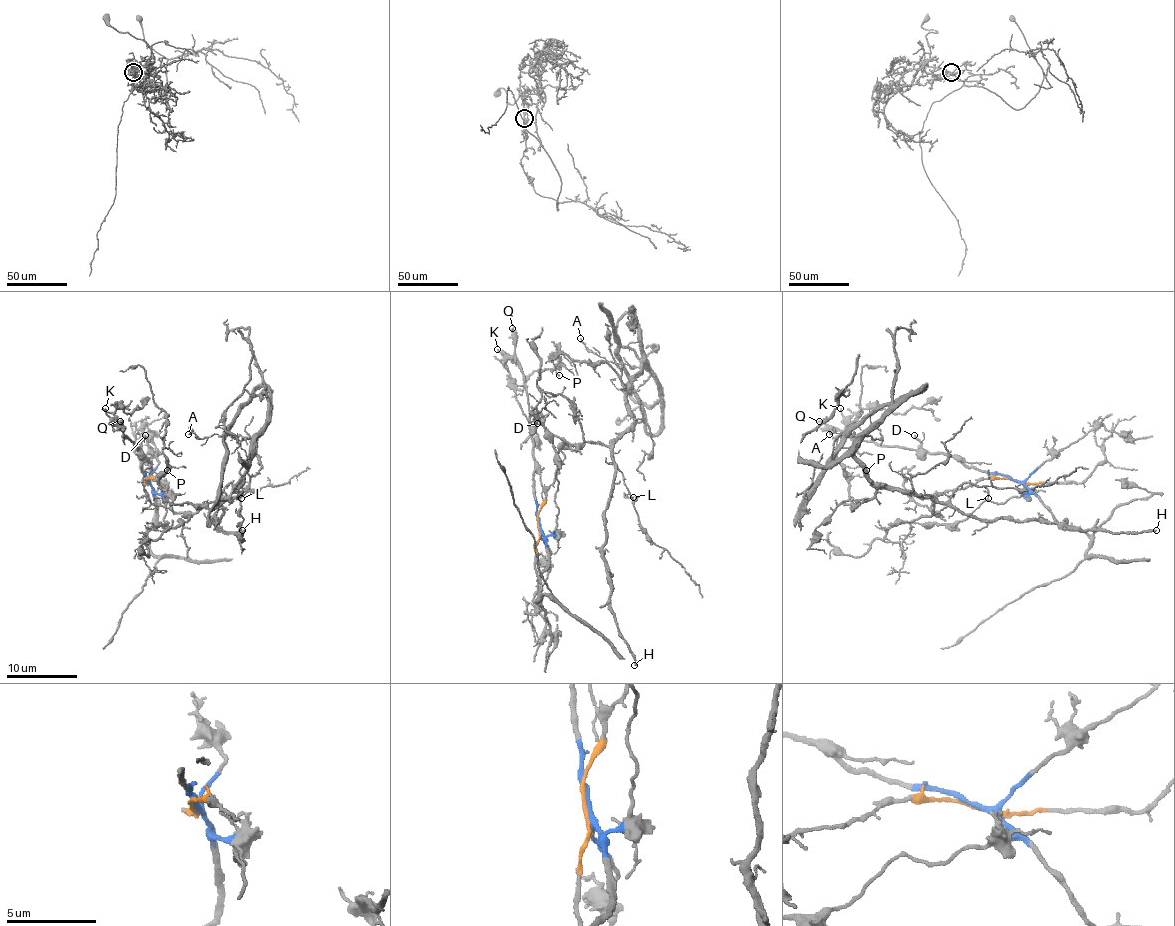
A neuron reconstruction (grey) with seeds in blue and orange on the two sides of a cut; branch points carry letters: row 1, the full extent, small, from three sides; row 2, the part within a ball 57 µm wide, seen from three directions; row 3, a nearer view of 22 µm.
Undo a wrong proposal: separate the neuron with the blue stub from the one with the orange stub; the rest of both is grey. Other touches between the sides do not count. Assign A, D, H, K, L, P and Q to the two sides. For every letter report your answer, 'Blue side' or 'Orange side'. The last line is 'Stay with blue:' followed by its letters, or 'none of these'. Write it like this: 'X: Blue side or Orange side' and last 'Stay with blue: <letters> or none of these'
A: Orange side
D: Blue side
H: Orange side
K: Blue side
L: Orange side
P: Orange side
Q: Blue side
Stay with blue: D, K, Q

